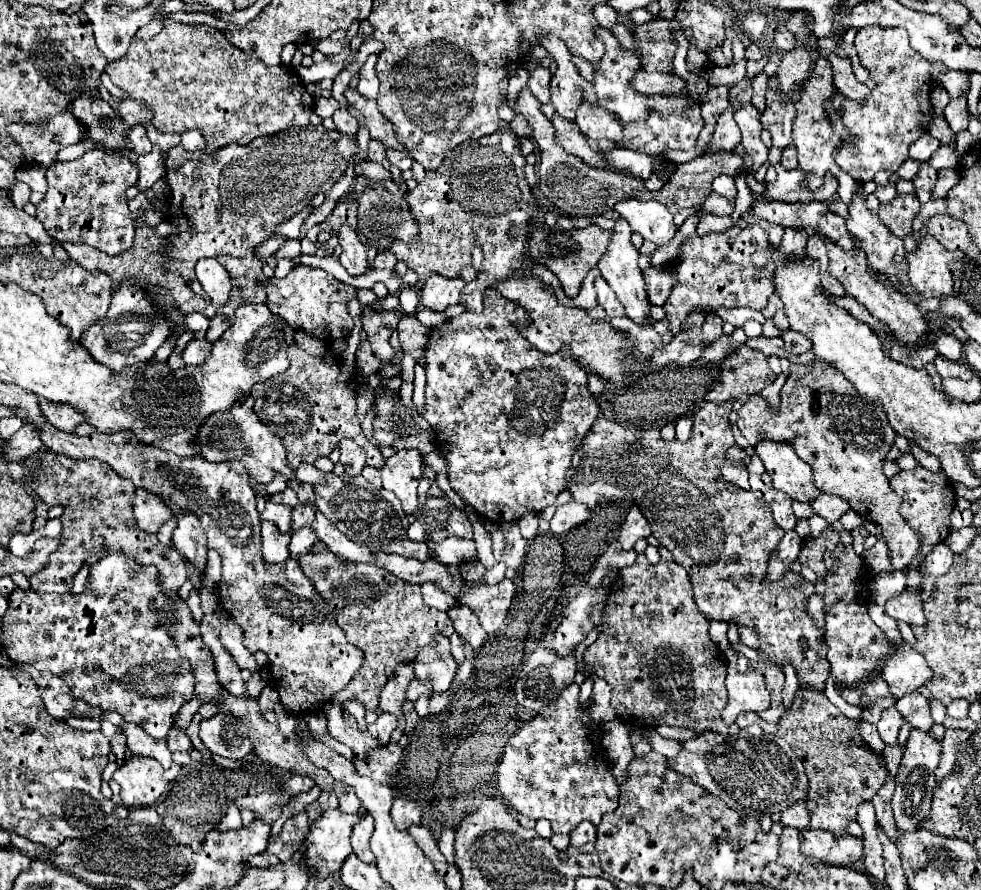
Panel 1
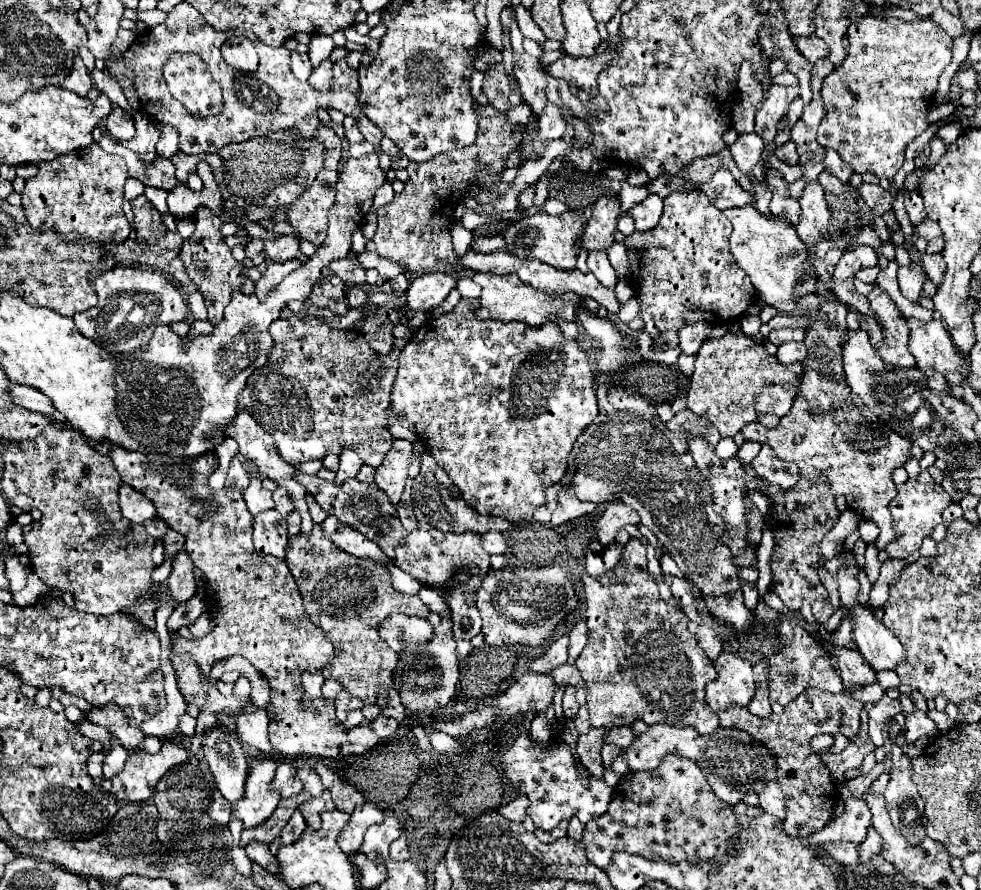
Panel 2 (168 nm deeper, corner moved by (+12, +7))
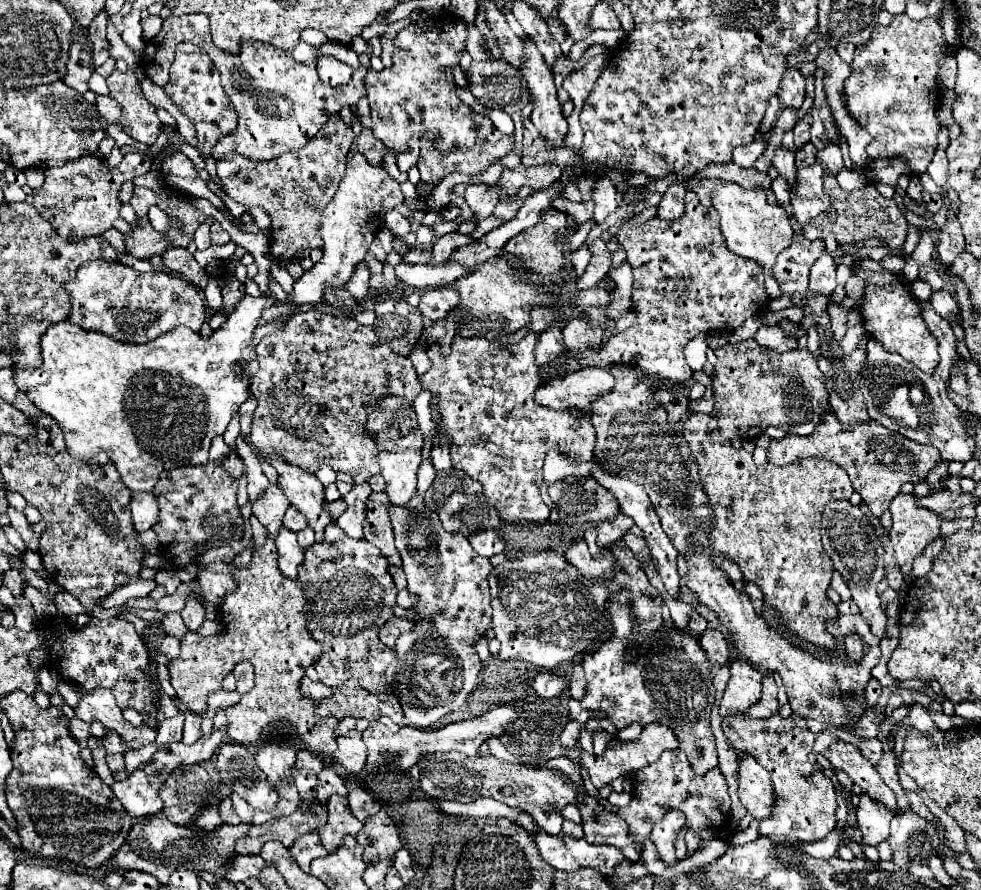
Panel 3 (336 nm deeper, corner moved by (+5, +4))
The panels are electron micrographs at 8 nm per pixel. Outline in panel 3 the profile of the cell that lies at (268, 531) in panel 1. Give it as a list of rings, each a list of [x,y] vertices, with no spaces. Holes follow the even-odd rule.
[[[281,528],[279,536],[275,538],[275,544],[279,552],[279,570],[291,580],[297,578],[297,566],[303,560],[303,548],[297,544],[297,536],[291,530]]]

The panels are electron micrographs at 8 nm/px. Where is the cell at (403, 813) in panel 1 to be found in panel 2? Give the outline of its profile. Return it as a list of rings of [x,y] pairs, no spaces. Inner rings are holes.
[[[388,811],[384,815],[384,821],[380,825],[372,825],[368,831],[366,831],[366,837],[364,837],[364,843],[360,847],[362,853],[366,853],[372,861],[376,863],[384,863],[388,859],[388,847],[394,839],[398,839],[402,835],[402,825],[400,825],[400,819]]]

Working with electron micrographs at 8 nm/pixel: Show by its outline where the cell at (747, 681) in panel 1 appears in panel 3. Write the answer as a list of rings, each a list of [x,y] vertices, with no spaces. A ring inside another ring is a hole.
[[[743,660],[731,664],[731,680],[725,688],[719,712],[721,716],[743,714],[761,698],[761,678],[763,674]]]

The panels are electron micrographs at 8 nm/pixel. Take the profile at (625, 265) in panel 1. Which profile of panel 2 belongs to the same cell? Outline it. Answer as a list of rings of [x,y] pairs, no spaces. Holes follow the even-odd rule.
[[[600,197],[594,201],[592,219],[588,221],[584,233],[582,233],[582,249],[586,251],[606,251],[616,239],[616,227],[620,219],[620,201]]]

